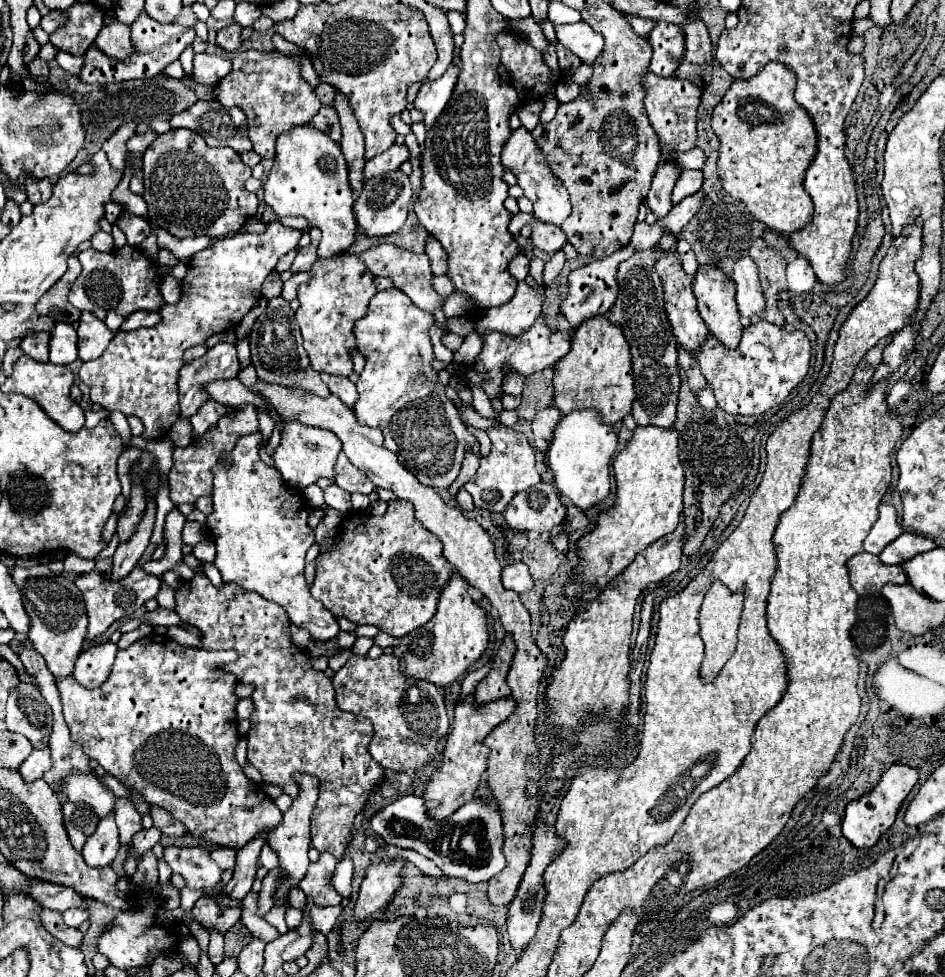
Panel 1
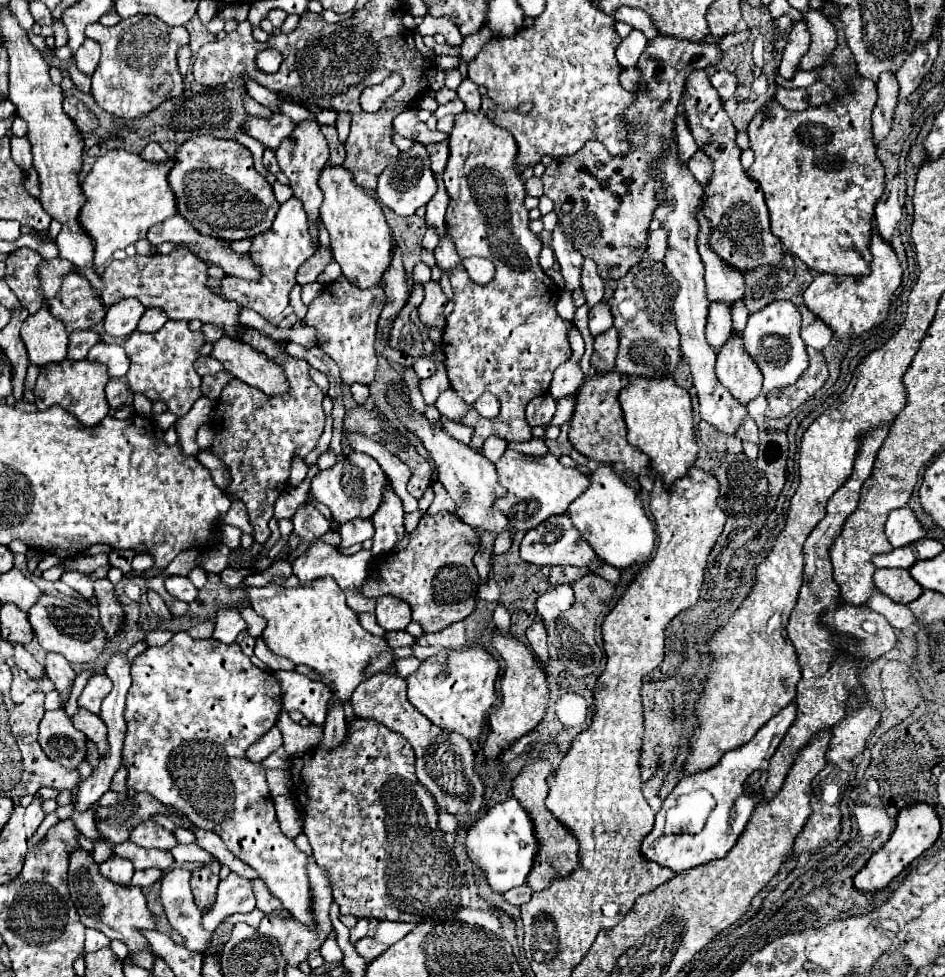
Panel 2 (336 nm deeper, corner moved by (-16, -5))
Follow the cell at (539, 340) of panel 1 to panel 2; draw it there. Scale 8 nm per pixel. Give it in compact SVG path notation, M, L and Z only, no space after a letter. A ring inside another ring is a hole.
M462 111L454 117L454 129L448 137L450 157L444 169L444 185L450 195L450 205L446 211L446 233L456 245L456 253L460 259L478 255L486 257L494 263L496 275L488 285L474 285L468 277L462 263L450 273L450 283L454 289L454 311L446 319L446 329L442 335L442 349L446 355L446 369L452 389L468 403L474 401L482 393L494 393L500 401L500 413L494 419L484 419L478 415L474 407L464 415L460 423L474 427L474 437L470 441L472 449L480 451L486 437L496 435L504 441L528 441L532 437L530 425L524 419L524 409L530 399L548 393L554 369L568 361L572 355L568 333L574 327L572 321L562 319L554 305L560 295L560 287L546 277L542 267L538 265L538 255L542 243L538 235L528 229L528 209L524 207L526 187L516 171L516 155L518 145L508 129L502 129L492 123L492 119L484 111Z

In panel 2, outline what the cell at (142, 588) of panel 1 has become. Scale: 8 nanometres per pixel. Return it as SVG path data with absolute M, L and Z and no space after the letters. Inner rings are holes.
M172 575L166 579L166 591L180 599L180 601L194 601L196 595L198 595L198 589L188 581L188 577L178 577L178 575Z

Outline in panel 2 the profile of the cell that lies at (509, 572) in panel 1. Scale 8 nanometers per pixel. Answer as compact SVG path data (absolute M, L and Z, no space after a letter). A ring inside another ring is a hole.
M554 585L546 593L542 593L536 601L536 611L544 617L544 621L554 621L562 611L566 611L574 601L574 593L570 585Z

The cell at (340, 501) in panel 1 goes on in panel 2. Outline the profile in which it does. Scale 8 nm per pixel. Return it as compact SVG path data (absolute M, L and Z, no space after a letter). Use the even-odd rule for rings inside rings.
M352 519L342 523L340 527L342 543L340 547L350 547L354 543L364 543L366 539L374 537L374 525L370 519Z

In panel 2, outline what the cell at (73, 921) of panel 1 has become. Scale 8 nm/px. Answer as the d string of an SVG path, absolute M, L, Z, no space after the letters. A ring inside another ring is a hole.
M86 929L86 951L96 951L102 947L108 947L110 939L104 937L104 933L100 933L98 929Z

